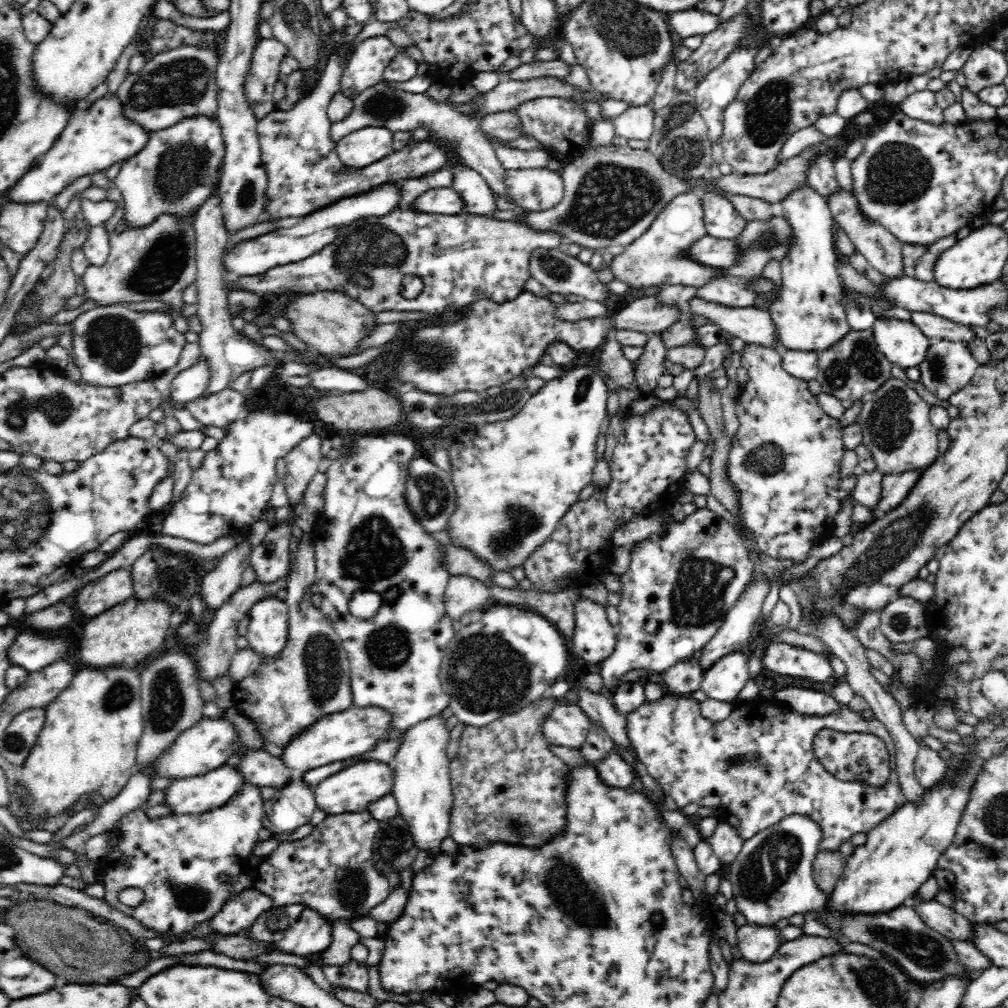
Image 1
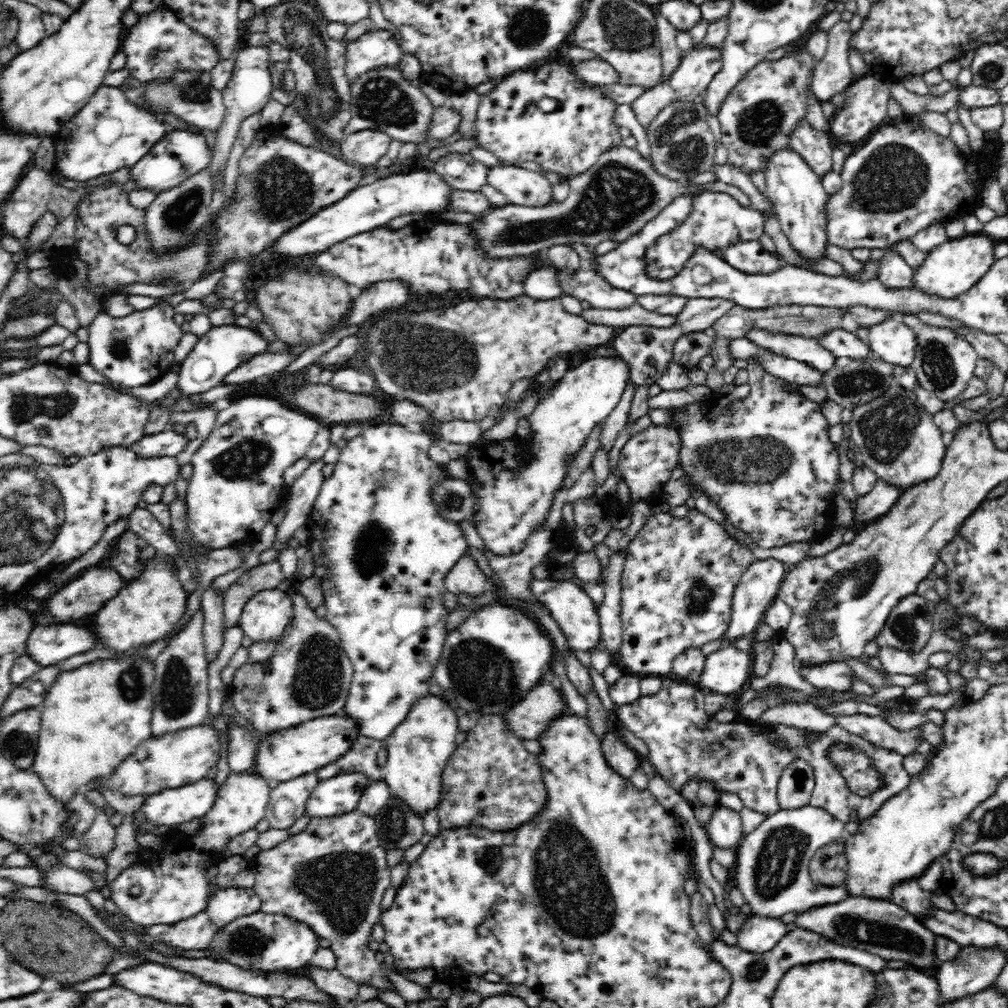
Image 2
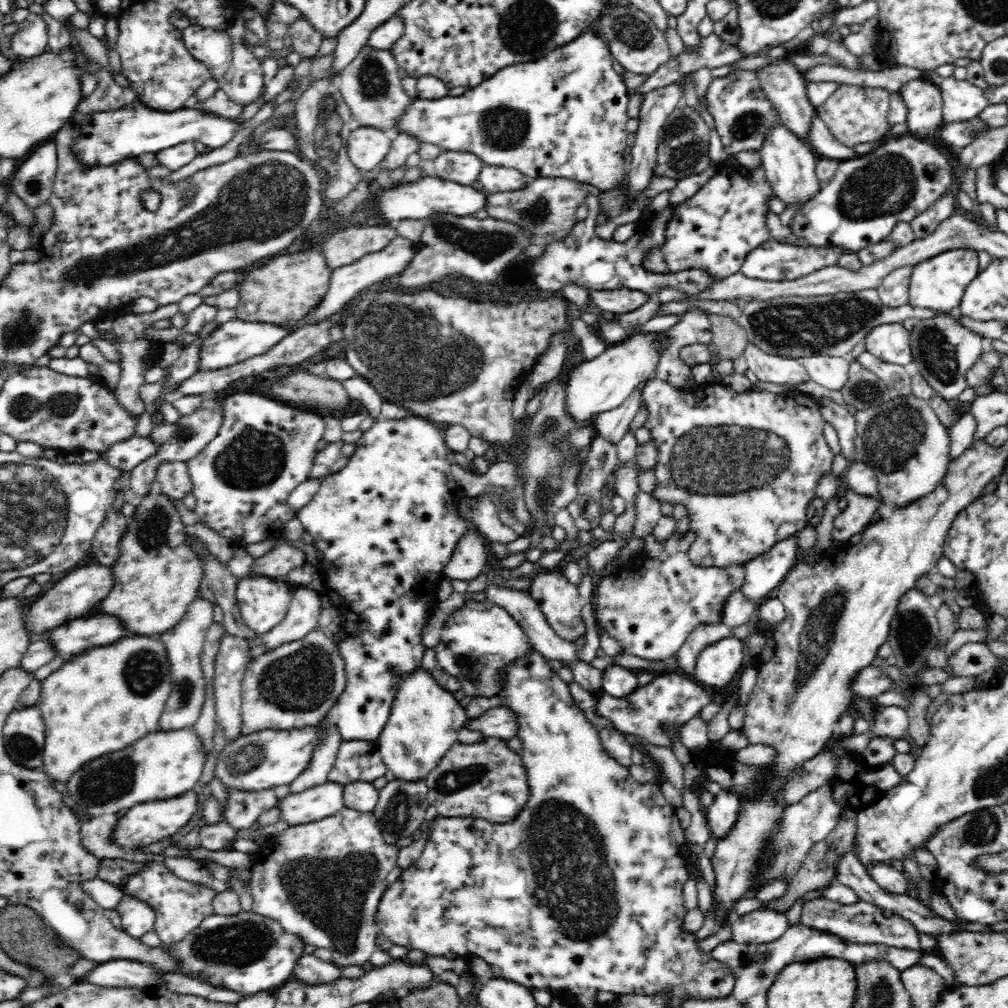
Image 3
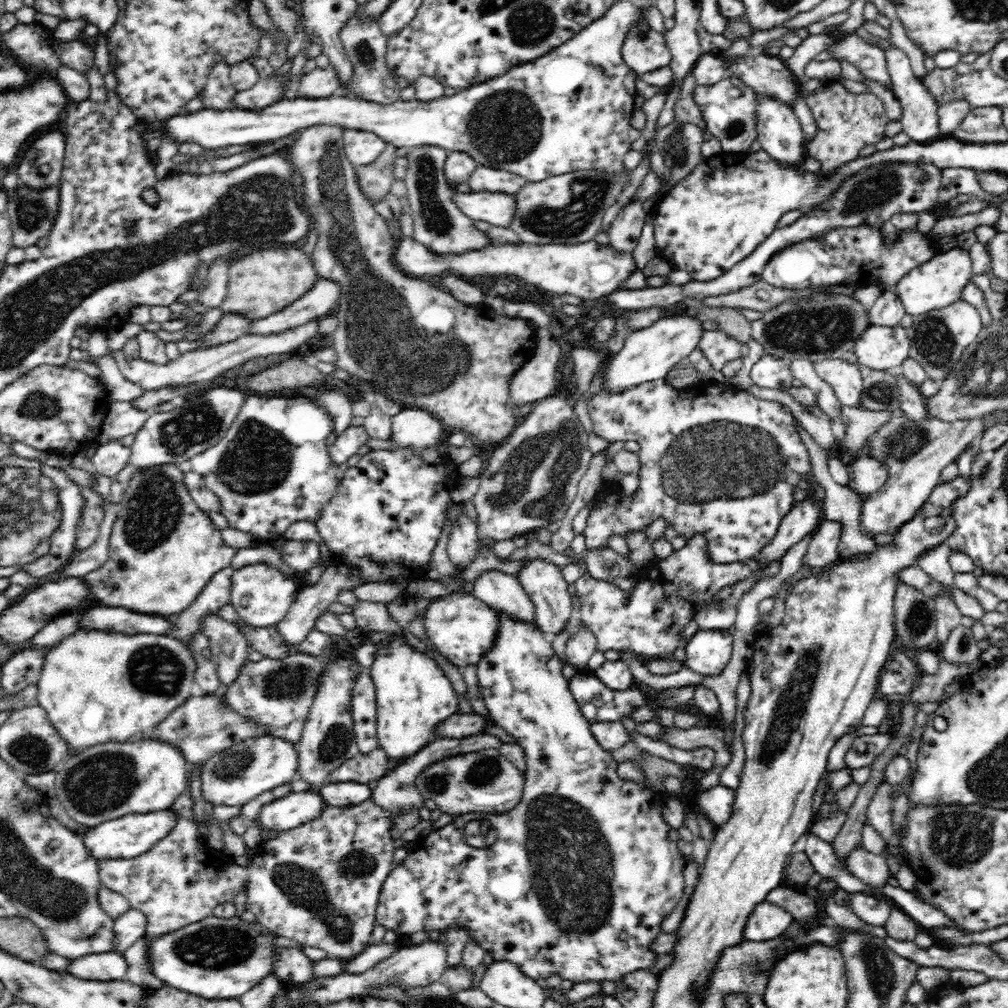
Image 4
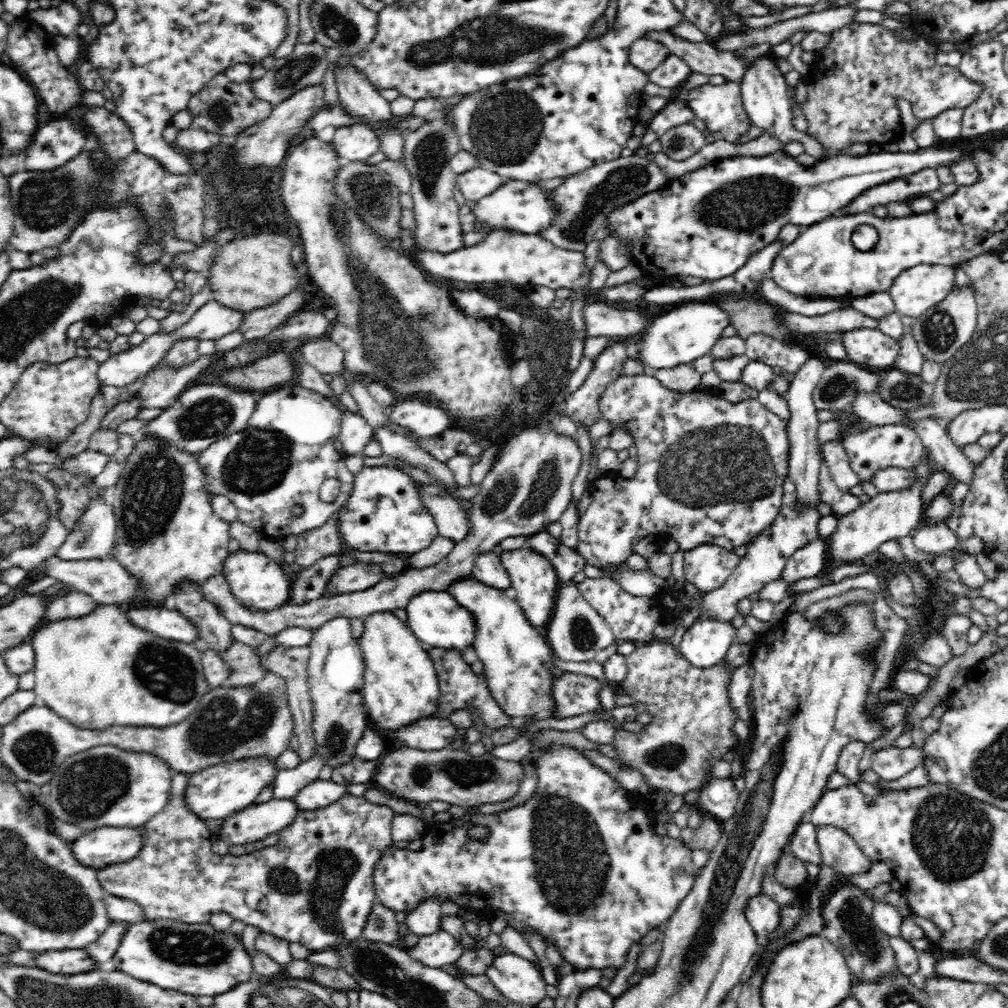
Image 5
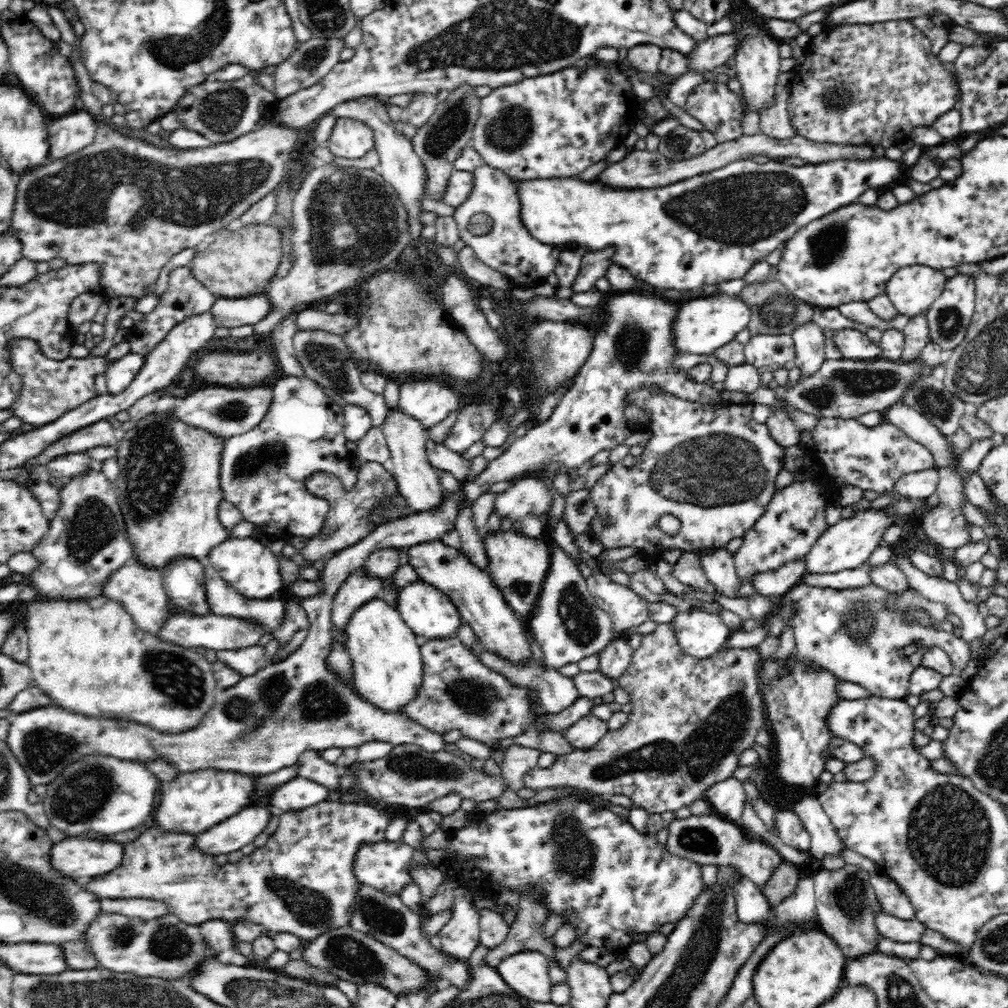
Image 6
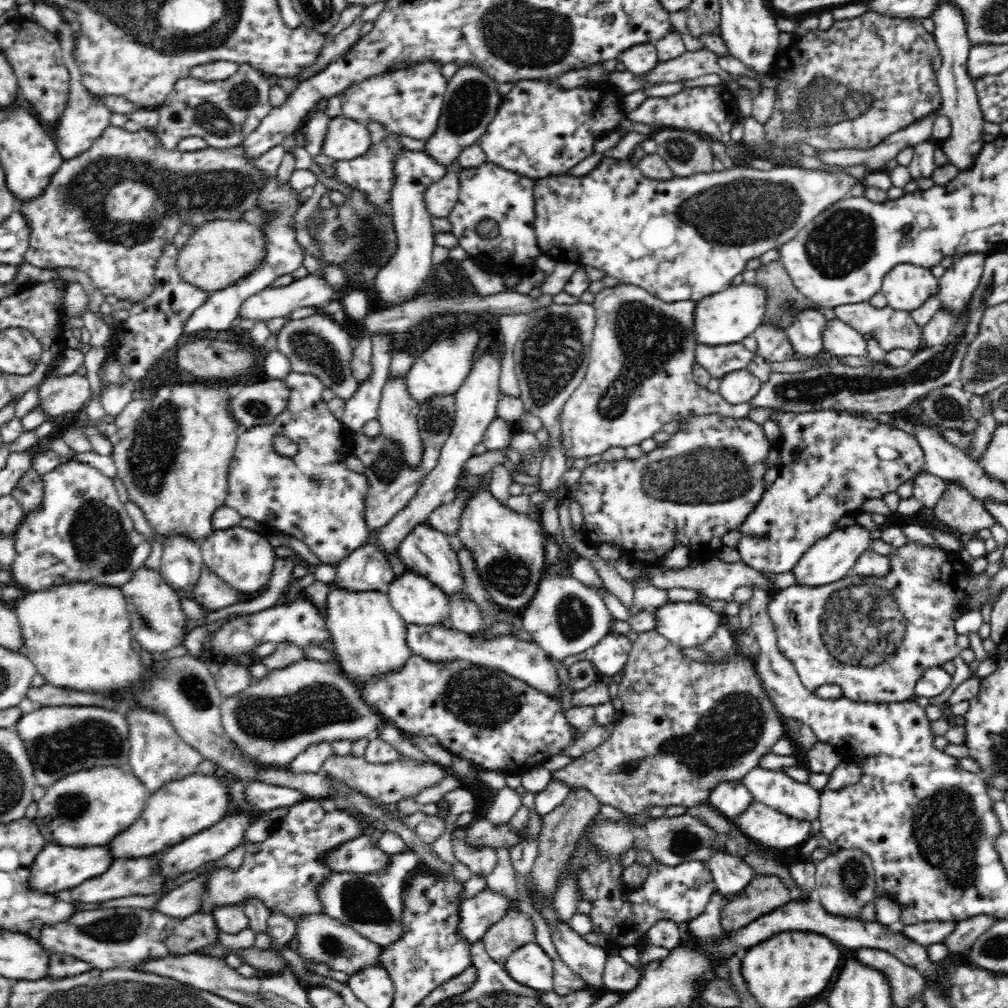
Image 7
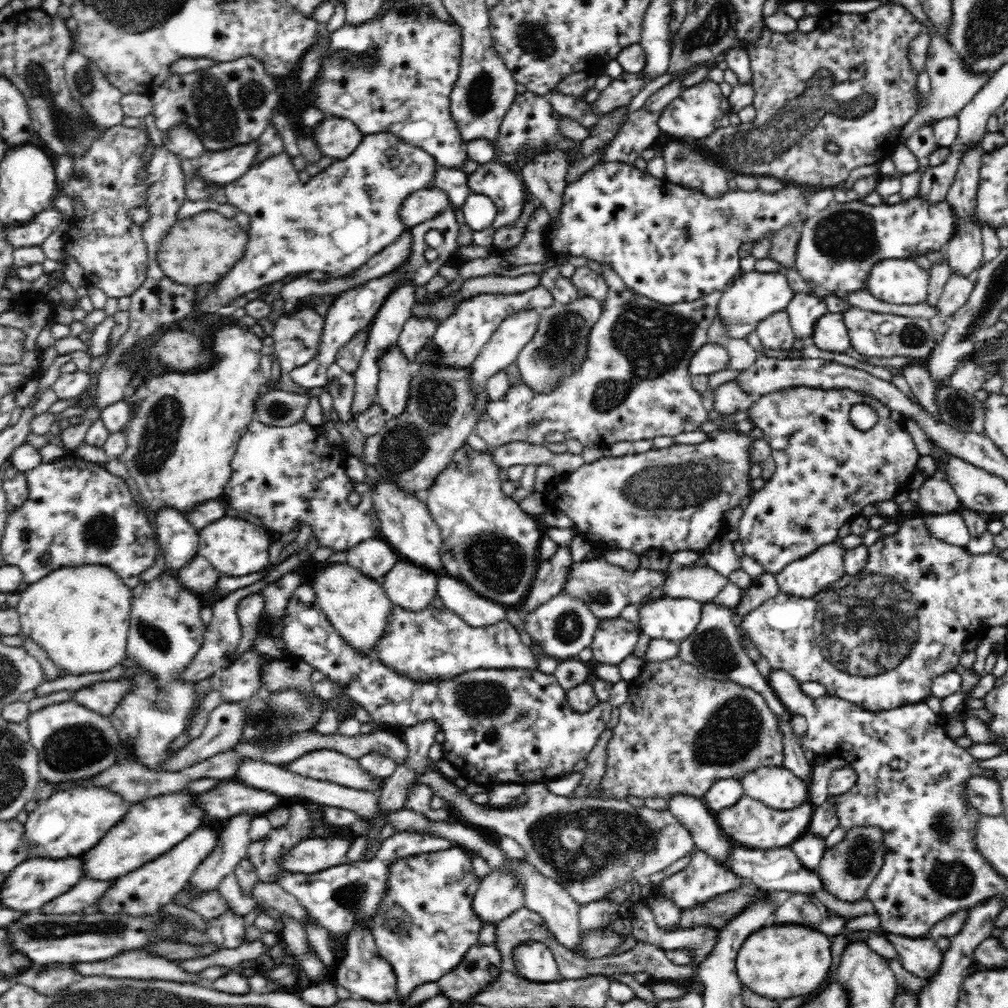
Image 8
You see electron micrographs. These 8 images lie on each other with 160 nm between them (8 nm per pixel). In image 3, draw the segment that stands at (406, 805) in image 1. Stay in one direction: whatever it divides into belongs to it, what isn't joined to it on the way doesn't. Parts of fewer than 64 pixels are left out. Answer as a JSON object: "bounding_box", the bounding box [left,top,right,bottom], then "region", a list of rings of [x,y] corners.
{"bounding_box":[376,666,466,781],"region":[[[418,666],[402,676],[390,706],[390,716],[376,740],[390,776],[406,781],[425,780],[428,772],[438,766],[442,756],[458,740],[466,718],[466,708],[460,705],[456,694],[438,685],[430,670]]]}

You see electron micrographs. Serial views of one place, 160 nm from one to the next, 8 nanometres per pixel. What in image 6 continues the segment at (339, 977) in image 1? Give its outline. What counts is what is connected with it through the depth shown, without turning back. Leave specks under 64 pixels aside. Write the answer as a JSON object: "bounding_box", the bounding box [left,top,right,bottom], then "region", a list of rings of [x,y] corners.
{"bounding_box":[81,801,390,942],"region":[[[320,801],[306,808],[283,812],[279,816],[279,825],[269,835],[264,847],[256,848],[236,863],[221,866],[214,863],[214,855],[196,851],[193,834],[160,833],[160,829],[153,826],[123,846],[124,856],[120,866],[81,884],[100,900],[145,898],[165,902],[171,914],[186,924],[202,924],[216,919],[229,922],[249,920],[262,925],[266,932],[290,932],[306,942],[328,930],[348,925],[348,910],[358,890],[353,873],[353,856],[360,846],[384,840],[390,821],[384,809],[372,804]]]}

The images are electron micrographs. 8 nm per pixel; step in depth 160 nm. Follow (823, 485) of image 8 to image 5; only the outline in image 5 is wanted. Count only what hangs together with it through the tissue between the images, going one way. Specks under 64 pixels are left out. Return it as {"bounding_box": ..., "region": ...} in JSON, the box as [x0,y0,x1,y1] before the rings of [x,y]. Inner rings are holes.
{"bounding_box":[701,425,930,622],"region":[[[904,425],[846,427],[840,430],[837,440],[844,447],[850,461],[850,469],[860,482],[872,482],[874,475],[890,467],[914,470],[920,465],[930,463],[927,448],[918,433],[912,427]],[[797,494],[790,504],[782,504],[770,527],[762,530],[762,533],[748,544],[746,555],[738,562],[732,575],[726,580],[726,584],[722,588],[705,593],[704,601],[701,604],[702,610],[704,610],[702,616],[720,622],[730,622],[734,616],[738,615],[736,604],[742,598],[750,596],[753,592],[759,592],[770,582],[780,579],[790,557],[798,550],[810,546],[814,540],[824,536],[820,532],[820,518],[822,518],[822,514],[818,508],[800,503]]]}

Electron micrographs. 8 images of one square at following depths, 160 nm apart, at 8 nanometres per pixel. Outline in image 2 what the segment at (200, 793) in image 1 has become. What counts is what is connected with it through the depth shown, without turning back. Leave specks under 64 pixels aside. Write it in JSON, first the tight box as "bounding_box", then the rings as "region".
{"bounding_box":[139,779,217,830],"region":[[[202,779],[188,786],[182,786],[174,790],[164,790],[163,792],[144,797],[144,802],[140,803],[139,809],[144,814],[144,819],[149,825],[168,826],[171,830],[177,824],[184,824],[194,819],[200,819],[214,806],[217,788],[213,780]]]}

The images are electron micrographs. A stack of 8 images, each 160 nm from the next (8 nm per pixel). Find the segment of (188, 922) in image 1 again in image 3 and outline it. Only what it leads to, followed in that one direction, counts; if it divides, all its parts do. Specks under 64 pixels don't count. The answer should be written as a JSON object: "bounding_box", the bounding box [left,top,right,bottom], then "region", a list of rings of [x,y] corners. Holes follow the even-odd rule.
{"bounding_box":[117,789,279,939],"region":[[[274,789],[260,791],[228,791],[228,806],[224,821],[238,831],[245,831],[279,800]],[[126,893],[117,906],[117,912],[120,915],[122,930],[131,937],[140,939],[145,932],[153,930],[154,909],[146,902]]]}

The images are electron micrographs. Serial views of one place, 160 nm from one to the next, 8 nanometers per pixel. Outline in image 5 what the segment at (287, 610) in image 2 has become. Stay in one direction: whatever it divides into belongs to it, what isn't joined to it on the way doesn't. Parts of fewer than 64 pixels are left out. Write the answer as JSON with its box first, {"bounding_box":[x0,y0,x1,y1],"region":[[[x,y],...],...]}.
{"bounding_box":[221,549,294,610],"region":[[[244,549],[228,552],[228,556],[222,564],[221,574],[226,578],[237,601],[247,608],[272,610],[272,608],[278,608],[291,600],[294,577],[288,570],[283,570],[281,564],[268,558],[264,550],[254,553]]]}

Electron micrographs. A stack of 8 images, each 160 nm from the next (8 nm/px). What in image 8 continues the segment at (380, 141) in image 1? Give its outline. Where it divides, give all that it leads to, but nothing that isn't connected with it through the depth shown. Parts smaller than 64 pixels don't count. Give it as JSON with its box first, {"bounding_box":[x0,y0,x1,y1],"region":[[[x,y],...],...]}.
{"bounding_box":[313,116,360,159],"region":[[[325,116],[314,127],[313,139],[323,157],[346,159],[360,144],[360,129],[351,121],[340,117]]]}

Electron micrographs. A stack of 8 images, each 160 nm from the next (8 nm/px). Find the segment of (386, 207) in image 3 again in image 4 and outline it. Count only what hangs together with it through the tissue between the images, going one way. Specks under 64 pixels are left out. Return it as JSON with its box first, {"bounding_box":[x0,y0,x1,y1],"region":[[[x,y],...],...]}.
{"bounding_box":[455,191,517,227],"region":[[[455,191],[455,203],[464,215],[482,220],[495,227],[510,226],[517,213],[515,194],[509,192],[478,191],[460,193]]]}

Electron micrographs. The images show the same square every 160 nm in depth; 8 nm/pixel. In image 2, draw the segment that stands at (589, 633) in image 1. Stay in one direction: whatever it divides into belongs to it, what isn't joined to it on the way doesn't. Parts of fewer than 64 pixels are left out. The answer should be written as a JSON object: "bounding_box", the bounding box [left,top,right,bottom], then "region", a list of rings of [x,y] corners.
{"bounding_box":[532,580,601,651],"region":[[[534,580],[532,592],[548,614],[556,621],[572,650],[592,651],[601,641],[601,628],[595,599],[591,599],[575,583],[568,581]]]}

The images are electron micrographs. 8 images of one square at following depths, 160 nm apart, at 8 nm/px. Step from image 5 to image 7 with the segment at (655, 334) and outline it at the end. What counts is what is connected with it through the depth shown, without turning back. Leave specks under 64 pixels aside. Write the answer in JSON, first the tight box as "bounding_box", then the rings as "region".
{"bounding_box":[695,281,768,346],"region":[[[745,281],[737,285],[730,284],[722,292],[711,294],[704,300],[698,301],[698,311],[695,314],[697,342],[710,346],[740,343],[762,324],[766,306],[768,306],[768,295],[765,286]]]}

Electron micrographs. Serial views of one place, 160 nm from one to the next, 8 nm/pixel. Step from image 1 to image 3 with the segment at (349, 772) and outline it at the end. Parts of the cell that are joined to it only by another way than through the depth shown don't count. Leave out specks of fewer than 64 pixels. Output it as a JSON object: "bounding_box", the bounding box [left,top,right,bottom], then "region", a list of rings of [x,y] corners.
{"bounding_box":[276,782,344,826],"region":[[[326,782],[302,792],[290,792],[276,802],[280,819],[289,826],[316,822],[344,808],[343,785]]]}

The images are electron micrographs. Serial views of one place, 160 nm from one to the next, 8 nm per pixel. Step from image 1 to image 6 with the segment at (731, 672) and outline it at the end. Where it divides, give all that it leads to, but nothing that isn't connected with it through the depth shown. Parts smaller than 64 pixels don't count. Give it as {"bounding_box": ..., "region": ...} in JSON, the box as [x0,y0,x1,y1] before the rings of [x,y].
{"bounding_box":[670,608,732,658],"region":[[[697,608],[678,610],[670,626],[682,651],[696,658],[710,658],[722,651],[724,642],[732,634],[720,614]]]}

